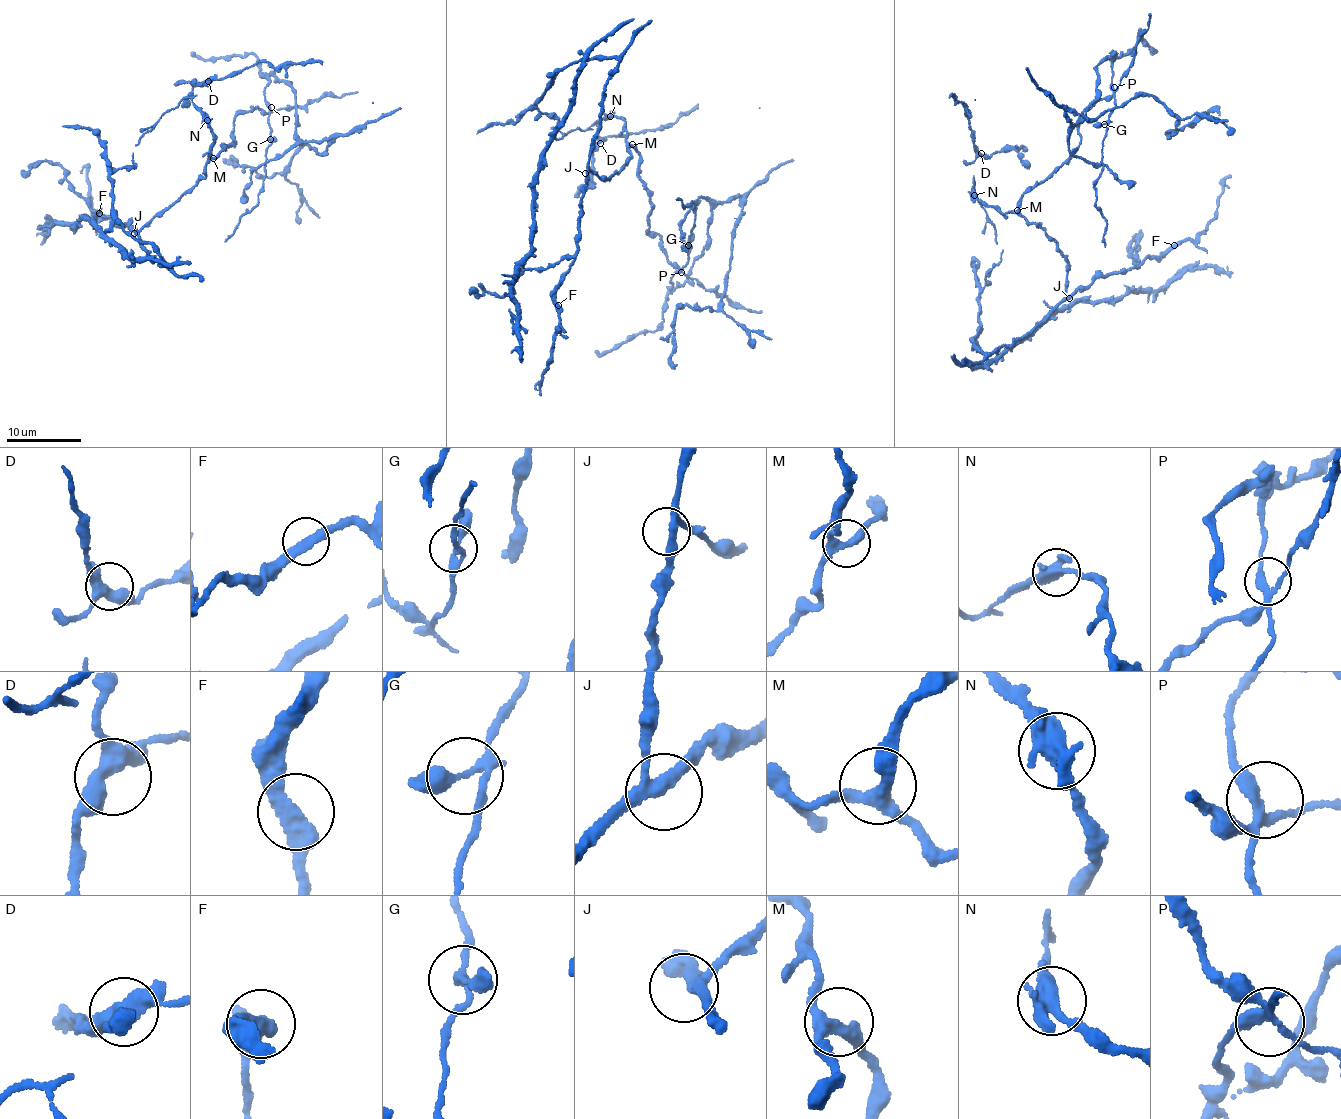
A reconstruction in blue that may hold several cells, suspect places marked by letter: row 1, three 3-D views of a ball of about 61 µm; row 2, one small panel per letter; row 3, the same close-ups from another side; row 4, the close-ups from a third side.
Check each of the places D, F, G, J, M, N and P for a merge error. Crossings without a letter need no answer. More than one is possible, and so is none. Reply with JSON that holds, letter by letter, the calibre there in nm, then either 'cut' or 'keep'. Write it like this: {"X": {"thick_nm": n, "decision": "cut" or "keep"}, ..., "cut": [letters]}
{"D": {"thick_nm": 400, "decision": "keep"}, "F": {"thick_nm": 440, "decision": "keep"}, "G": {"thick_nm": 240, "decision": "keep"}, "J": {"thick_nm": 260, "decision": "keep"}, "M": {"thick_nm": 340, "decision": "keep"}, "N": {"thick_nm": 500, "decision": "cut"}, "P": {"thick_nm": 240, "decision": "keep"}, "cut": ["N"]}

